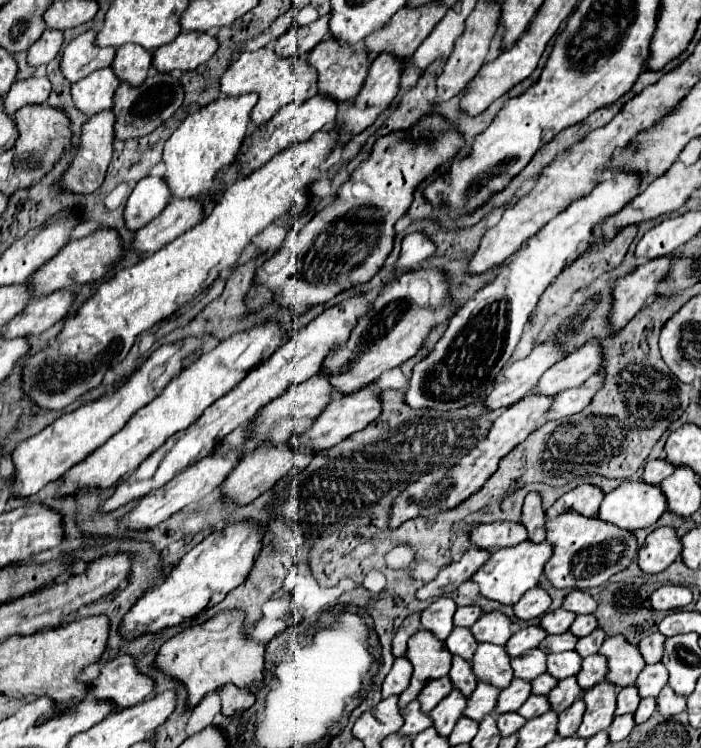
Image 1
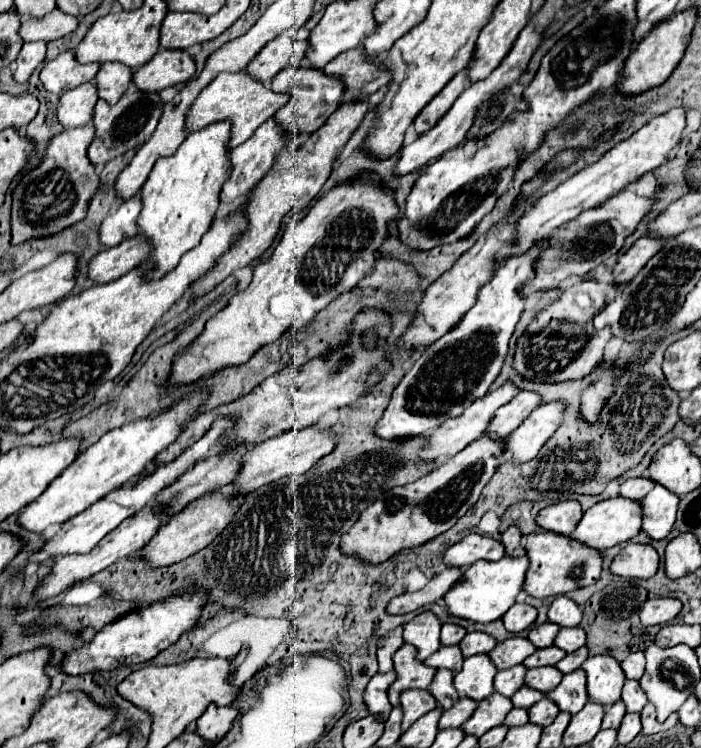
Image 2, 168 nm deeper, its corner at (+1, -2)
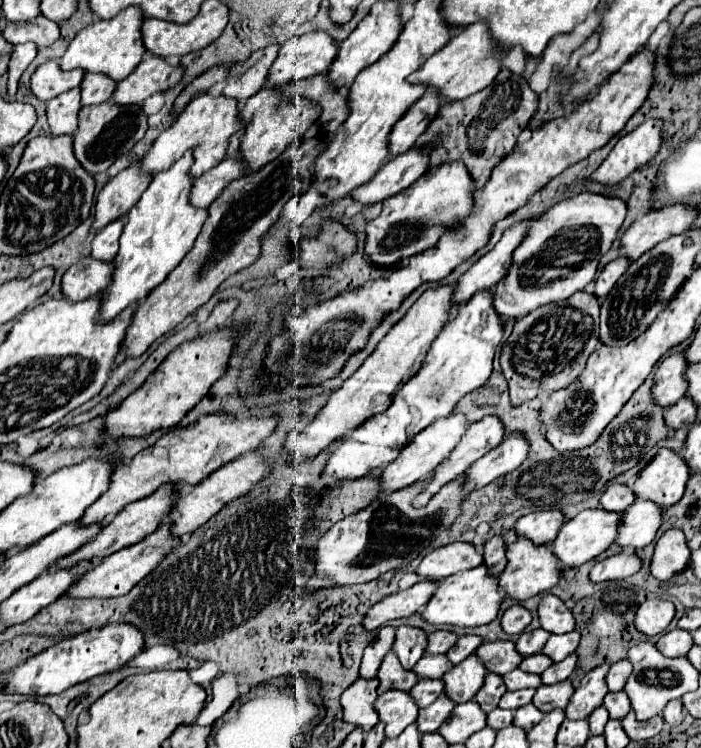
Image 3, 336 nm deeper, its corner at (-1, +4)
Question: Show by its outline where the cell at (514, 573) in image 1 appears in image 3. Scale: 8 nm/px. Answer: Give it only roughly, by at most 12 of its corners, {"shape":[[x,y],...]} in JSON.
{"shape":[[486,566],[450,574],[422,620],[484,626],[504,594]]}

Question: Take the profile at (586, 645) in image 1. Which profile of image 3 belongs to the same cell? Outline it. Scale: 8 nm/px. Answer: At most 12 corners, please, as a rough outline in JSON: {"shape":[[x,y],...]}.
{"shape":[[576,654],[542,674],[542,684],[556,684],[574,672]]}

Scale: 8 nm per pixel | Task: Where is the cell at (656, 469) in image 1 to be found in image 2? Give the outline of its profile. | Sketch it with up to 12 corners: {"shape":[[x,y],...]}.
{"shape":[[630,478],[620,486],[620,496],[642,500],[656,482]]}

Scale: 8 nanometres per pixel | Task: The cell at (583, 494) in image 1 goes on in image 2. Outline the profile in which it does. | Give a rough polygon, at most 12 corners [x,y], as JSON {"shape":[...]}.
{"shape":[[562,500],[544,508],[536,522],[542,530],[572,534],[582,506]]}

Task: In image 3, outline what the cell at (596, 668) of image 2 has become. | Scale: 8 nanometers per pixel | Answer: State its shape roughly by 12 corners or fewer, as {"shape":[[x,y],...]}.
{"shape":[[608,664],[590,670],[564,710],[584,720],[608,694]]}

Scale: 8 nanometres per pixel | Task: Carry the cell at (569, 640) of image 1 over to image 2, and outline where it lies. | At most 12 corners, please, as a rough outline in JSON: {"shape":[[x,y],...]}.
{"shape":[[540,648],[524,660],[528,668],[554,666],[566,656],[562,648]]}

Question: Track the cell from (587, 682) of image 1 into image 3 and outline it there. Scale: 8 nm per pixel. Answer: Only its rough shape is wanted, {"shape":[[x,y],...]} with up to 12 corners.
{"shape":[[564,680],[540,686],[532,704],[550,712],[566,708],[574,686]]}

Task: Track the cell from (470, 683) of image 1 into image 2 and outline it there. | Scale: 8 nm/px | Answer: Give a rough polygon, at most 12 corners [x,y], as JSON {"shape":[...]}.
{"shape":[[440,668],[430,684],[440,708],[460,698],[448,668]]}

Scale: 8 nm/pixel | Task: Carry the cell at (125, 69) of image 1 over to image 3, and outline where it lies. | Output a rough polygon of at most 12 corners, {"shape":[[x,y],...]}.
{"shape":[[86,74],[80,84],[82,106],[108,102],[116,82]]}

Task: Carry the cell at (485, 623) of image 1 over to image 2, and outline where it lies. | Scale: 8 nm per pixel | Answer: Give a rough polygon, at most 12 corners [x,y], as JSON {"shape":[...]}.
{"shape":[[468,632],[462,642],[464,658],[486,654],[496,638],[486,632]]}

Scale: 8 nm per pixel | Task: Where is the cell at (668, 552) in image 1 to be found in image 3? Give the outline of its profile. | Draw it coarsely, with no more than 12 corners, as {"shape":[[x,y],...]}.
{"shape":[[622,552],[596,562],[588,578],[594,584],[624,580],[638,572],[636,554]]}

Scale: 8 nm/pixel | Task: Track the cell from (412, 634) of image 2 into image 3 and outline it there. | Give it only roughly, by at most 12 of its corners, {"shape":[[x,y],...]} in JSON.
{"shape":[[410,626],[396,630],[392,650],[404,670],[414,668],[426,648],[426,634]]}

